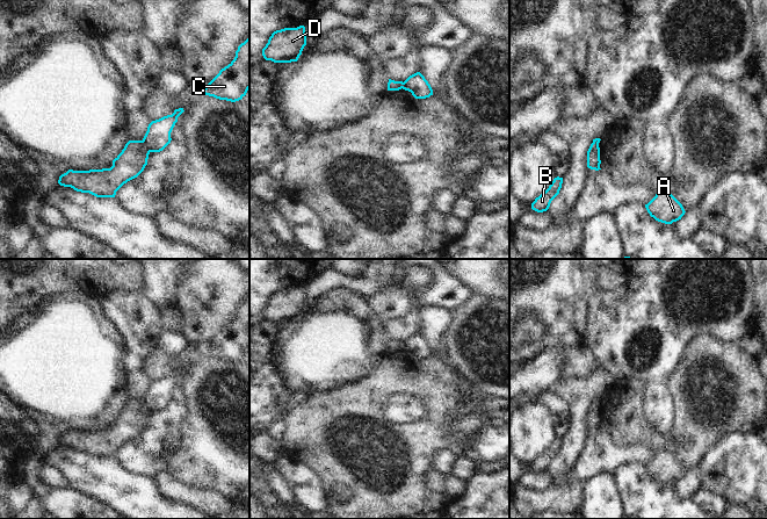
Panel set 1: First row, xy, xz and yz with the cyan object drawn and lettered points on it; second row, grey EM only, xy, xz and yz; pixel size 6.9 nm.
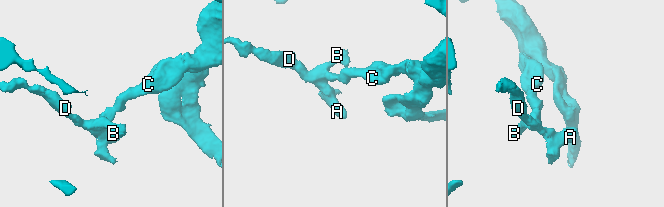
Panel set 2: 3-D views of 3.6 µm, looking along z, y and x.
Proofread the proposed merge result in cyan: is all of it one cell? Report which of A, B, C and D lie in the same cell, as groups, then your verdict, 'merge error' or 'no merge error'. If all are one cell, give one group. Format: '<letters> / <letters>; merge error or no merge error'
A B D / C; merge error

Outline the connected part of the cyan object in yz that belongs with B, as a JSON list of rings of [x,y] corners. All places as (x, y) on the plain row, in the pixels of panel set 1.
[[[555,438],[549,448],[538,457],[536,457],[531,463],[531,469],[537,473],[547,471],[550,467],[551,461],[559,454],[562,444],[563,438]]]

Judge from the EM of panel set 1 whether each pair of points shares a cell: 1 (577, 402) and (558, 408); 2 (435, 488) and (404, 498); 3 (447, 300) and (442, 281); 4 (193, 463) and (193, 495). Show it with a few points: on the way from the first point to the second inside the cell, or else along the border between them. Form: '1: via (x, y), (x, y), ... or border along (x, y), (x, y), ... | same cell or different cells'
1: border along (550, 391), (558, 395), (567, 405), (567, 432) | different cells
2: border along (429, 469), (425, 485), (434, 494), (443, 495) | different cells
3: via (443, 296), (443, 286) | same cell
4: border along (190, 485), (208, 488), (219, 492) | different cells

